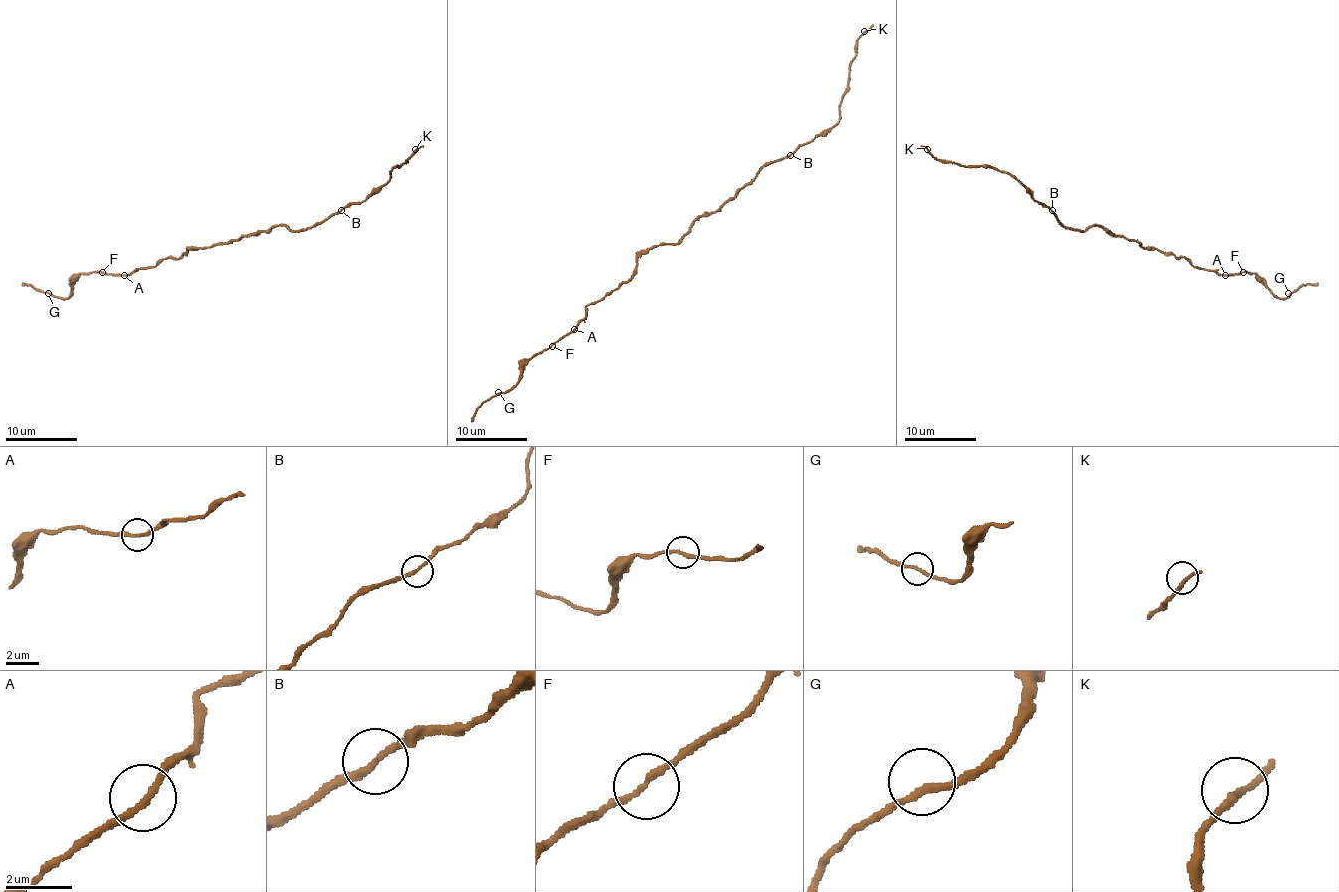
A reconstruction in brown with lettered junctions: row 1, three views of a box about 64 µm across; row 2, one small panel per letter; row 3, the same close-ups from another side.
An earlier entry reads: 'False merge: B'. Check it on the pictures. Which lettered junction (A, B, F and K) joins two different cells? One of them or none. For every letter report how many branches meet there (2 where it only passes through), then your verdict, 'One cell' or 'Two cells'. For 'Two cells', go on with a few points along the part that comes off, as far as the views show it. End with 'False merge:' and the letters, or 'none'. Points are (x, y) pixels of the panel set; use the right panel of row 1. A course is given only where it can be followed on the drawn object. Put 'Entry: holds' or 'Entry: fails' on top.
Entry: fails
A: Branches: 2. One cell
B: Branches: 2. One cell
F: Branches: 2. One cell
K: Branches: 2. One cell
False merge: none

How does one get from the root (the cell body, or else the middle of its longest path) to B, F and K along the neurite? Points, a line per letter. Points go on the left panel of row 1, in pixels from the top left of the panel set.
B: (238, 239), (269, 232), (276, 226), (306, 230), (341, 210)
F: (238, 239), (193, 248), (176, 259), (160, 259), (128, 275), (103, 271)
K: (238, 239), (276, 226), (312, 228), (375, 194), (389, 179), (389, 172), (415, 149)

